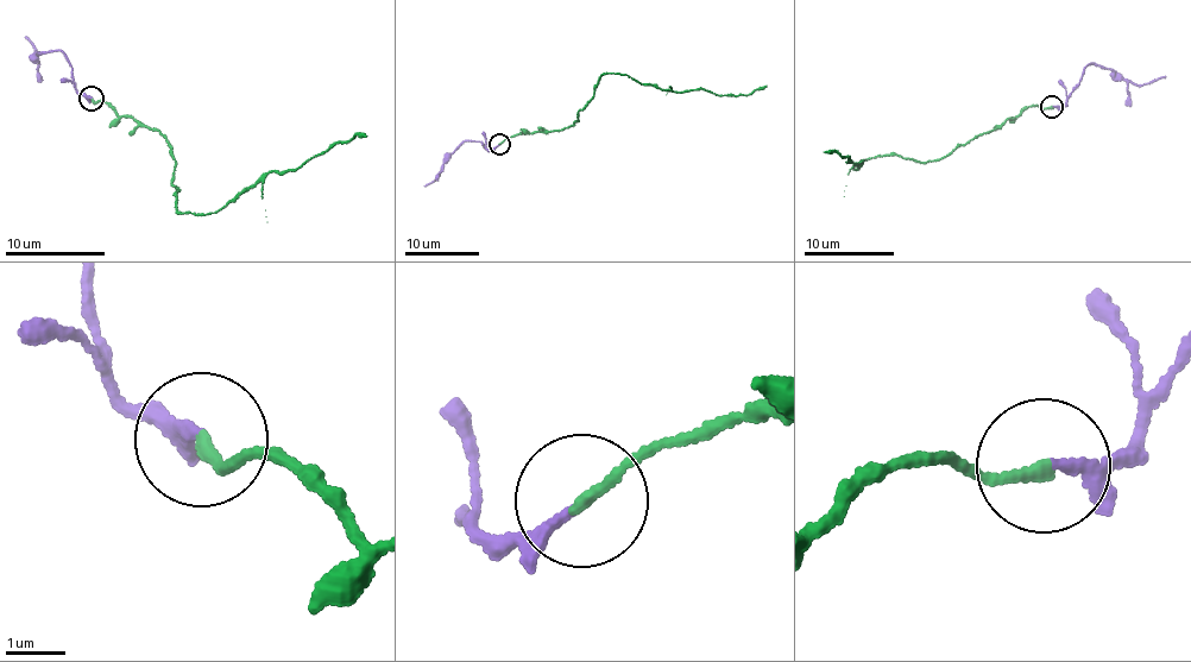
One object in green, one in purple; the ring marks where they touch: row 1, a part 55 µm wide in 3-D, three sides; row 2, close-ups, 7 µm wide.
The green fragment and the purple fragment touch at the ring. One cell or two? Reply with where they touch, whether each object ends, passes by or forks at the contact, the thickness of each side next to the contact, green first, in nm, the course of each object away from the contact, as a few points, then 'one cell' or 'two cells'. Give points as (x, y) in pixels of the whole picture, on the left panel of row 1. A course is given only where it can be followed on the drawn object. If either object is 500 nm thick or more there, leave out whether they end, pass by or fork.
at (90, 98); green ends there; purple passes by; 200 nm thick on the green side, 130 nm on the other; green runs (90, 98), (159, 130), (182, 212), (215, 213), (271, 171), (298, 169), (335, 143), (366, 138); purple runs (90, 98), (77, 93), (71, 63), (63, 51), (51, 49), (35, 57), (25, 36); one cell

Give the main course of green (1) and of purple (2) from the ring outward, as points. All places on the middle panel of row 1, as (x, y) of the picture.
1: (498, 144), (528, 132), (562, 131), (578, 120), (607, 73), (717, 95), (767, 84)
2: (498, 144), (486, 147), (481, 143), (466, 142), (424, 184)

